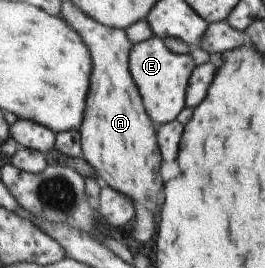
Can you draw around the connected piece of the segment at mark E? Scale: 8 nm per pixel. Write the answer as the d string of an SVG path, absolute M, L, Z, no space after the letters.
M151 37L131 46L127 54L127 70L131 73L133 84L139 92L139 98L151 122L155 124L171 122L183 110L187 78L191 76L193 68L193 60L189 54L169 52L160 38Z

